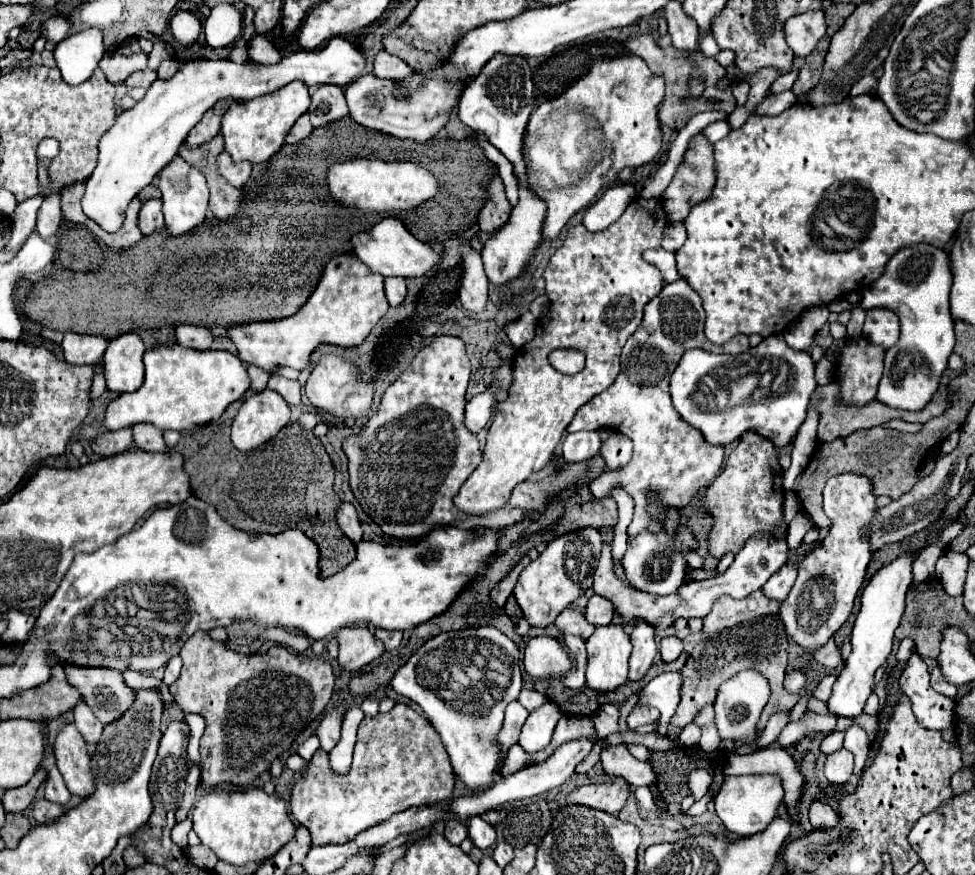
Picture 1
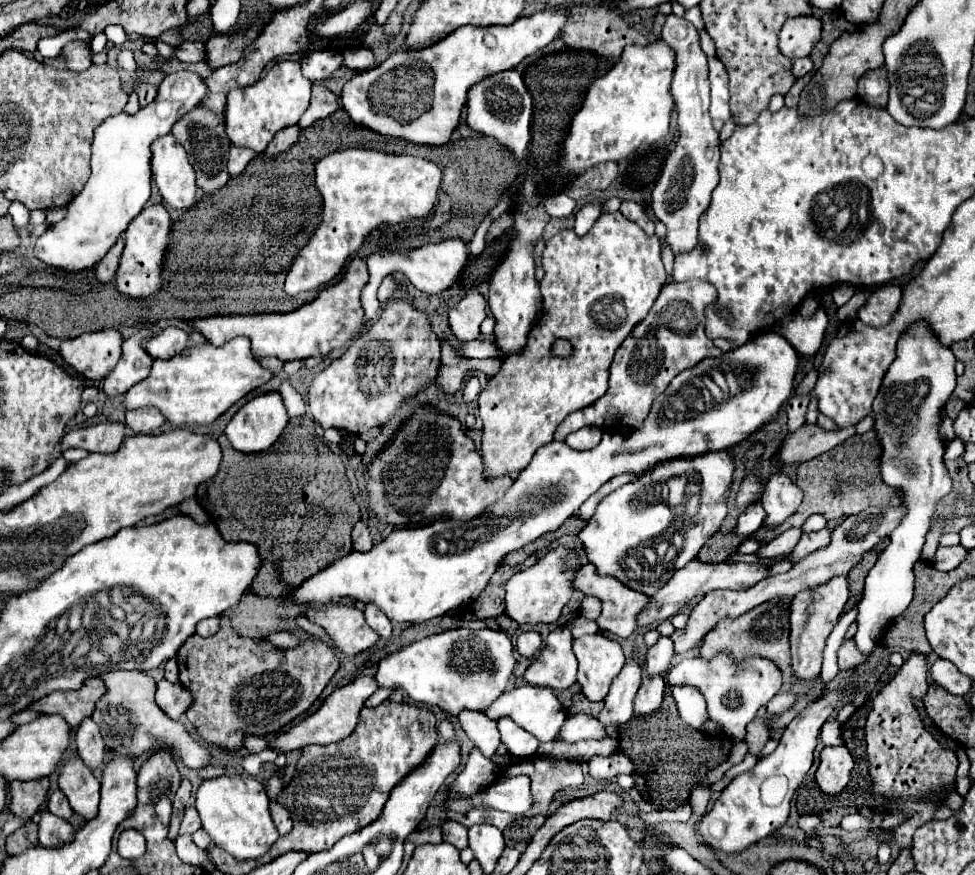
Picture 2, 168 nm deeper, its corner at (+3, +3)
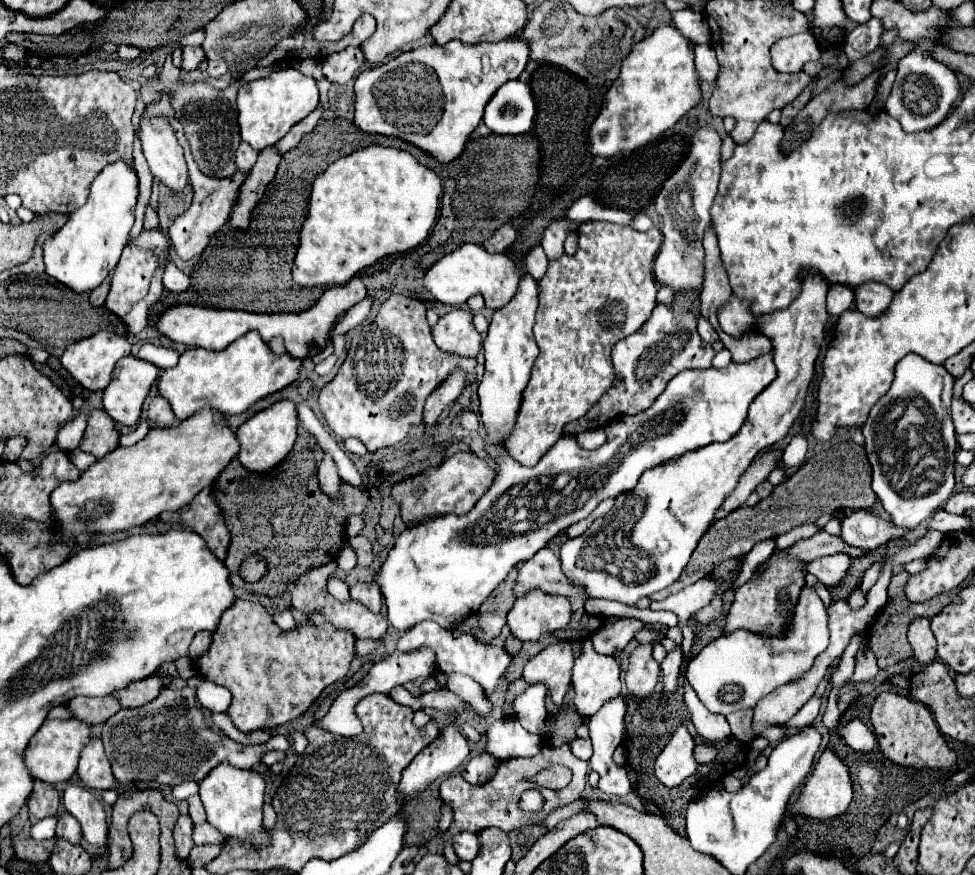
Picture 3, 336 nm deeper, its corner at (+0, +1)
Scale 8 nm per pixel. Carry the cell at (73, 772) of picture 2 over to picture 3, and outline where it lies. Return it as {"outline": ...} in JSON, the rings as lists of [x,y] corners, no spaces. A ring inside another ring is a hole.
{"outline":[[[69,784],[63,792],[63,806],[69,814],[73,814],[81,828],[83,838],[99,848],[107,846],[107,818],[101,800],[83,786]]]}

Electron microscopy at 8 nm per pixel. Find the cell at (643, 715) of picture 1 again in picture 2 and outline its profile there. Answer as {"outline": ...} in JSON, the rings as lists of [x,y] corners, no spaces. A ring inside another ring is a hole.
{"outline":[[[642,660],[640,666],[642,666],[642,684],[634,698],[634,714],[644,716],[644,714],[658,710],[658,706],[662,702],[662,694],[664,694],[664,680],[662,680],[662,676],[650,678],[646,674],[646,660]]]}

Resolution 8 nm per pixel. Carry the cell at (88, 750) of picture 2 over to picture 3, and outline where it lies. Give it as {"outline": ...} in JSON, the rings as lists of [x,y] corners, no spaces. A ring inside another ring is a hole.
{"outline":[[[99,738],[89,740],[89,744],[83,748],[77,768],[79,778],[85,782],[87,788],[93,790],[107,790],[113,786],[115,778],[111,774],[111,764],[105,756],[103,742]]]}

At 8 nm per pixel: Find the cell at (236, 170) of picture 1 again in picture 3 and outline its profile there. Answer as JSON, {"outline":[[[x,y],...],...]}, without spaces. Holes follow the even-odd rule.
{"outline":[[[241,142],[239,148],[237,148],[237,152],[235,152],[235,164],[237,164],[237,168],[241,172],[249,172],[253,168],[255,160],[257,160],[257,150],[253,150],[249,144]]]}

